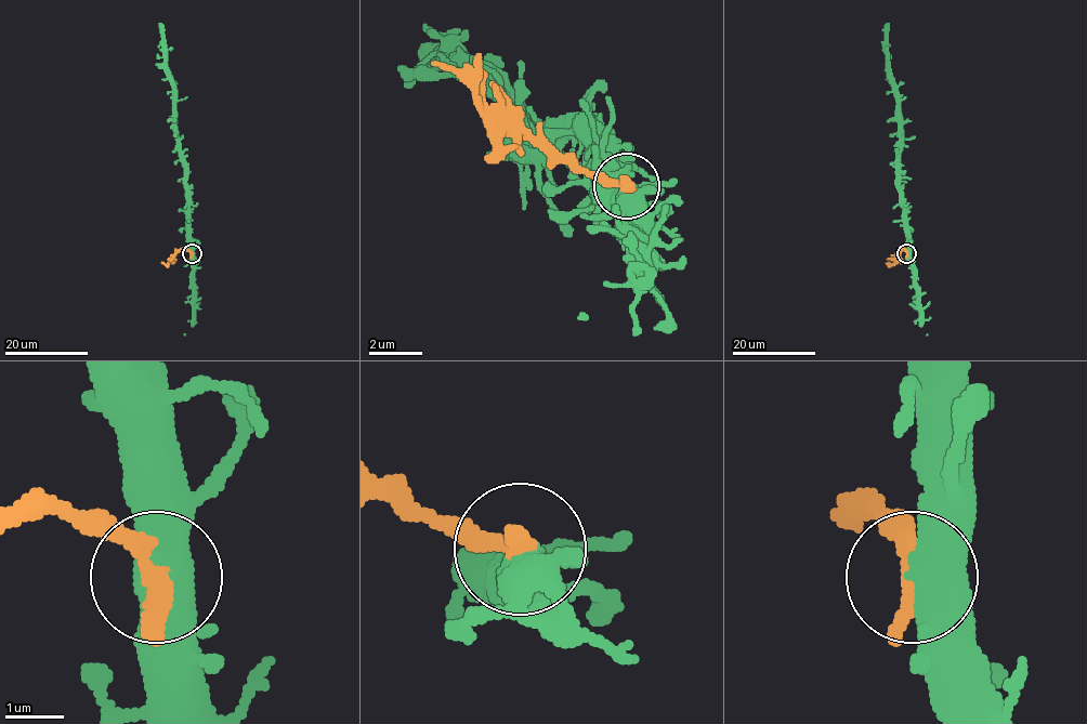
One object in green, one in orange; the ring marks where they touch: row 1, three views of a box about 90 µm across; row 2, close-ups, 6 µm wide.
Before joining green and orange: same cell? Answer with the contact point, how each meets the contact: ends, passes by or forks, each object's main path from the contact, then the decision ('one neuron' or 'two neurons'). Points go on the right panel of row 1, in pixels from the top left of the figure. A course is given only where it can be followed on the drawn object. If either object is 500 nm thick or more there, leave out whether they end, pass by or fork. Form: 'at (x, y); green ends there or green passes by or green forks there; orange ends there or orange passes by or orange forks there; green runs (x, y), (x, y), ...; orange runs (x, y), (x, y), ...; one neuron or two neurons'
at (906, 253); green runs (907, 253), (905, 201), (900, 186), (900, 95), (889, 63), (887, 23); orange runs (906, 253), (903, 249), (893, 263), (888, 262); two neurons

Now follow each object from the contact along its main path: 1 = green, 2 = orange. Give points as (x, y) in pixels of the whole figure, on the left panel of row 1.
1: (192, 253), (190, 201), (175, 126), (175, 95), (166, 63), (164, 27), (159, 23)
2: (192, 253), (182, 249), (167, 263), (161, 262)

